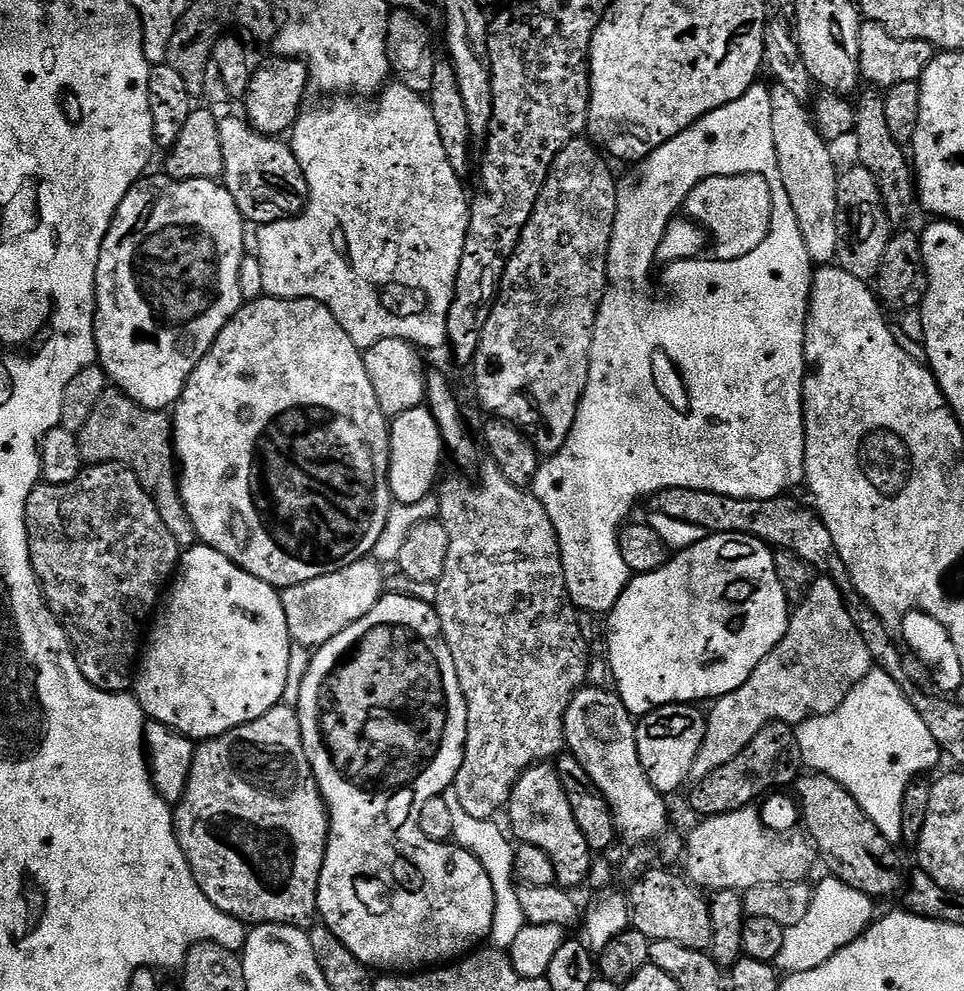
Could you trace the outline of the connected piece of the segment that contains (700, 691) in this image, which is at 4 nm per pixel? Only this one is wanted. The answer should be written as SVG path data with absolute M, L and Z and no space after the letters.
M708 534L704 541L690 546L688 549L677 551L669 559L668 563L653 572L642 572L633 575L622 590L617 599L617 604L607 613L608 638L606 637L607 656L610 670L613 671L614 691L620 697L620 701L631 712L633 717L639 718L652 711L653 708L661 708L667 704L696 704L700 700L715 702L721 696L730 694L754 674L758 662L782 642L782 638L788 629L790 619L790 605L786 594L782 590L782 582L778 582L776 573L776 558L773 549L762 543L758 538L746 534Z

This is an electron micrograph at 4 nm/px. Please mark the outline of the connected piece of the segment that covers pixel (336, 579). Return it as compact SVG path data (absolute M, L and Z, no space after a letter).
M365 558L342 570L334 570L334 574L322 574L322 578L310 578L310 582L283 589L280 601L282 610L286 610L286 626L293 641L301 648L315 650L342 634L342 630L358 622L358 618L370 614L386 592L383 570L375 559Z

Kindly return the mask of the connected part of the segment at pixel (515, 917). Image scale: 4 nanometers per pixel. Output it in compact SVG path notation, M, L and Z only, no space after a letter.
M455 794L447 797L450 806L450 814L454 814L454 830L452 831L452 840L459 847L465 848L478 862L482 862L482 870L490 874L490 886L494 886L494 922L492 923L492 935L490 944L493 948L507 950L512 947L516 934L524 928L526 923L522 914L522 906L518 903L518 881L515 877L514 854L516 853L513 841L509 833L496 825L495 819L483 820L482 818L473 818L471 814L466 814L458 802Z

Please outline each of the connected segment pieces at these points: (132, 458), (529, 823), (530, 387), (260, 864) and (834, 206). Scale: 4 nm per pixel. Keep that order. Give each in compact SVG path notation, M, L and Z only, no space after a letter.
M109 387L95 403L86 426L79 432L78 450L82 450L85 465L122 464L130 469L152 495L158 514L162 514L162 522L166 522L166 530L174 534L181 549L187 550L197 543L194 522L190 520L190 514L186 514L182 502L176 446L172 443L172 417L167 411L143 408L119 388Z
M551 763L536 764L520 775L508 799L507 816L507 827L519 843L546 850L550 862L554 862L554 874L559 887L576 890L580 883L583 885L587 881L594 854L590 846L586 846L586 838L582 838L582 830L578 828L574 810L570 810L566 790L562 790L562 782Z
M577 138L562 146L558 158L554 158L550 174L542 186L542 194L534 206L534 214L530 214L530 222L526 222L526 230L522 230L522 238L508 259L508 265L500 278L500 286L496 294L496 305L490 310L490 318L486 318L486 326L482 330L482 342L478 342L476 359L470 365L470 371L476 375L476 392L480 404L497 420L509 420L517 428L524 429L524 433L532 439L532 445L541 457L553 456L570 438L570 430L576 421L580 399L584 397L586 382L590 374L590 346L592 345L592 327L600 309L600 300L604 296L604 289L608 286L608 247L614 230L614 218L618 206L618 183L612 177L613 165L602 155L601 149L593 144L591 139Z
M283 702L276 705L262 718L249 724L238 726L221 736L212 736L210 739L196 744L194 762L190 766L190 778L186 790L182 794L180 803L175 805L174 819L176 822L176 837L178 846L182 846L182 854L186 854L186 862L206 898L218 910L222 910L235 920L248 926L258 924L294 924L304 926L311 916L317 915L316 903L318 902L318 882L324 865L324 855L328 849L328 807L320 793L318 782L312 773L310 762L306 758L306 746L301 738L302 726L300 713L295 707Z
M773 83L770 91L770 126L774 130L774 150L778 154L778 170L782 174L782 186L786 186L786 198L794 206L813 265L831 265L838 250L838 167L832 161L829 141L818 134L805 101L778 83Z

